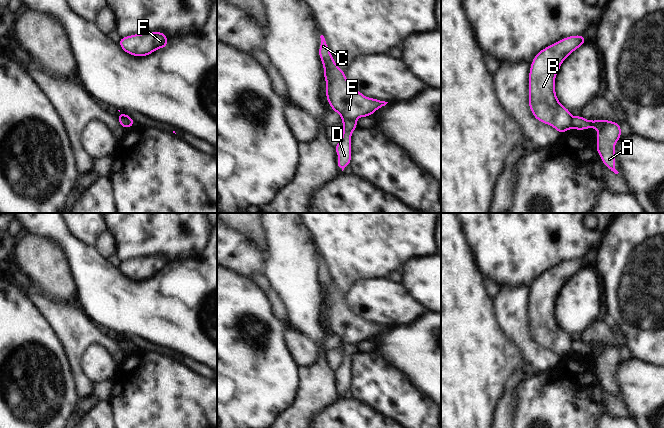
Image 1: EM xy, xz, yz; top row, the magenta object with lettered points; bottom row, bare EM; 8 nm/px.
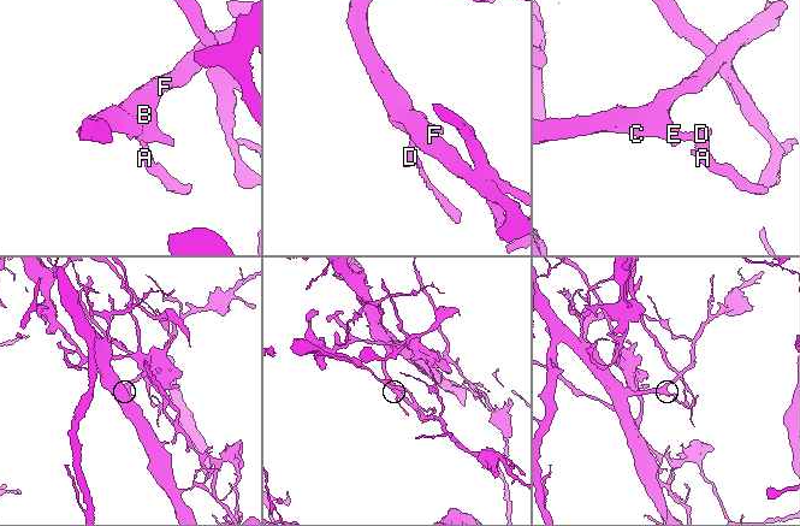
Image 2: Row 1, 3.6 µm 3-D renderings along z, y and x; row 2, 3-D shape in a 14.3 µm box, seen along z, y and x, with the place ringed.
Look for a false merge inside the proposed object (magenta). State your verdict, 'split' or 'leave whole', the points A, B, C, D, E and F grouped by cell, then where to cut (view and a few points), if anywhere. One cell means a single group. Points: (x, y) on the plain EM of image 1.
split | A D / B C E F | xy (118, 342), (125, 342), (131, 349)

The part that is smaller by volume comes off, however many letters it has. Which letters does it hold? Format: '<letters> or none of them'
A, D

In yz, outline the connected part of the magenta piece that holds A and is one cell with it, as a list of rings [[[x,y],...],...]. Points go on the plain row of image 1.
[[[581,339],[571,344],[571,352],[575,354],[585,354],[591,351],[598,355],[596,375],[602,386],[609,394],[618,398],[619,396],[615,393],[615,367],[621,362],[621,350],[606,343],[590,345]]]

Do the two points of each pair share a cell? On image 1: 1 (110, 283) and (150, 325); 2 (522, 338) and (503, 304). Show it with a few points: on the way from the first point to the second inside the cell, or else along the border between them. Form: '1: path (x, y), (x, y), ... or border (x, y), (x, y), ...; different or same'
1: path (118, 293), (140, 315); same
2: path (517, 330), (511, 312); same

